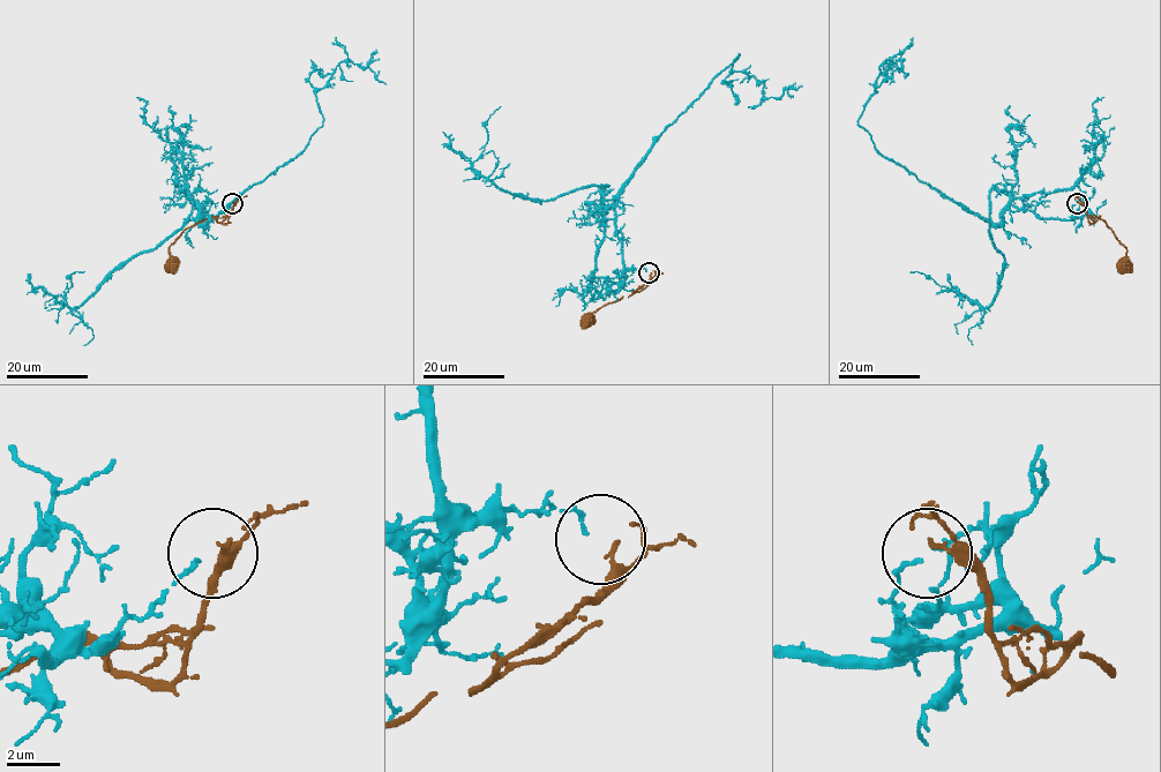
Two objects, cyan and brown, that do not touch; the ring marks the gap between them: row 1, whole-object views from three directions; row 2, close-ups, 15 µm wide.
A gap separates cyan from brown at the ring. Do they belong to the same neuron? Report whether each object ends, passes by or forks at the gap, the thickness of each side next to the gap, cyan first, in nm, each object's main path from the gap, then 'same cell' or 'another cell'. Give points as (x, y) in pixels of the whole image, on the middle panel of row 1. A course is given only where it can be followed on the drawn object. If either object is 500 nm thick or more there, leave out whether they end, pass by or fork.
cyan ends there; brown ends there; 160 nm thick on the cyan side, 200 nm on the other; cyan runs (646, 271), (623, 265), (614, 208), (654, 140), (739, 53), (732, 69), (762, 81), (768, 98), (802, 87); brown runs (650, 272), (650, 278), (641, 287), (596, 310), (585, 322), (590, 322), (590, 316); same cell

